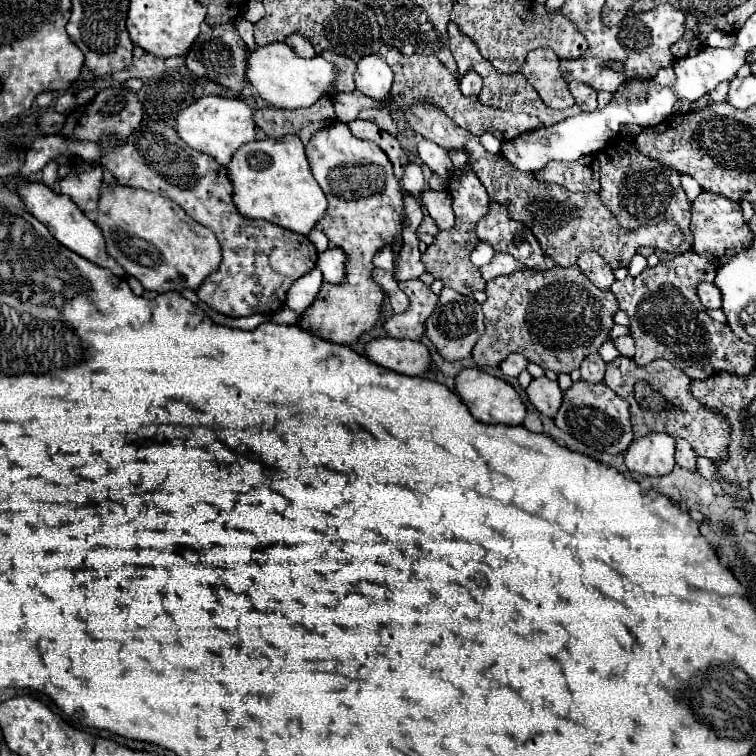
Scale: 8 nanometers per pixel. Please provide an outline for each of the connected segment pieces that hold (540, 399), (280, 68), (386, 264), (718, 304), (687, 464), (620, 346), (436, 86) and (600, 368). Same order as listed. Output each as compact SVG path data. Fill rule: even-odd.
M546 376L534 378L532 384L526 388L526 392L528 392L530 402L538 408L538 412L542 412L550 420L554 420L554 416L562 404L562 390L558 388L558 382L548 380Z
M270 42L268 46L246 48L246 82L270 106L296 110L312 106L318 98L334 88L336 66L322 56L300 58L286 42Z
M389 244L384 246L384 248L382 248L382 250L380 250L380 252L376 253L376 256L374 256L373 258L373 263L381 263L380 267L381 268L387 268L387 269L391 269L393 267L393 259L394 257L391 256L394 255L394 251L392 246L390 246Z
M702 282L698 286L698 298L704 306L708 306L708 310L712 308L722 308L722 298L720 298L720 290L716 290L714 284Z
M676 438L676 464L688 470L696 470L696 454L684 438Z
M620 336L614 340L614 346L616 350L622 354L622 356L628 356L632 358L634 356L634 340L630 336Z
M390 48L386 52L386 62L394 72L394 86L392 86L392 96L396 98L396 110L402 110L408 104L416 104L420 98L430 98L434 104L444 108L444 112L464 130L468 130L474 136L482 136L484 132L494 134L502 142L508 142L512 138L518 138L518 134L524 134L528 130L540 130L544 124L530 114L516 114L516 112L504 112L496 110L490 106L484 106L478 96L464 96L460 92L460 76L450 72L436 56L422 56L422 54L412 54L404 56L396 48Z
M598 352L592 353L588 355L588 358L580 366L581 380L594 384L602 382L605 371L606 363L604 360L602 360Z

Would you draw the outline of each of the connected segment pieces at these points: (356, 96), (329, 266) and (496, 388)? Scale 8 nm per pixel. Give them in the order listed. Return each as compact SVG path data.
M354 90L350 94L336 94L334 96L334 110L336 110L336 118L340 122L352 122L352 120L356 120L356 116L362 108L372 108L372 106L374 106L374 102L368 100L358 90Z
M330 246L328 250L320 252L316 266L326 276L328 282L338 284L342 280L342 276L344 276L344 262L346 262L346 254L340 248Z
M466 368L456 376L456 392L460 394L462 402L470 406L470 414L484 422L484 424L504 424L504 426L520 426L526 418L526 406L520 400L518 392L512 384L504 382L502 378L490 376L478 368Z

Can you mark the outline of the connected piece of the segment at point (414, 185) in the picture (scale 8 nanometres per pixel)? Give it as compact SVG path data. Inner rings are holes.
M408 162L408 168L406 168L406 174L402 178L402 188L406 194L414 196L422 208L422 214L428 216L428 210L422 202L422 192L424 192L424 176L422 176L422 170L416 162Z

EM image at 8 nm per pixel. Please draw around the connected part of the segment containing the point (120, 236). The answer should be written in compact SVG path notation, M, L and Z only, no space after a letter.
M102 186L102 196L98 202L98 222L106 238L108 254L134 278L142 282L146 290L170 292L170 290L198 290L208 274L214 274L222 262L222 248L218 238L206 226L192 220L176 202L144 190L134 190L126 186Z

